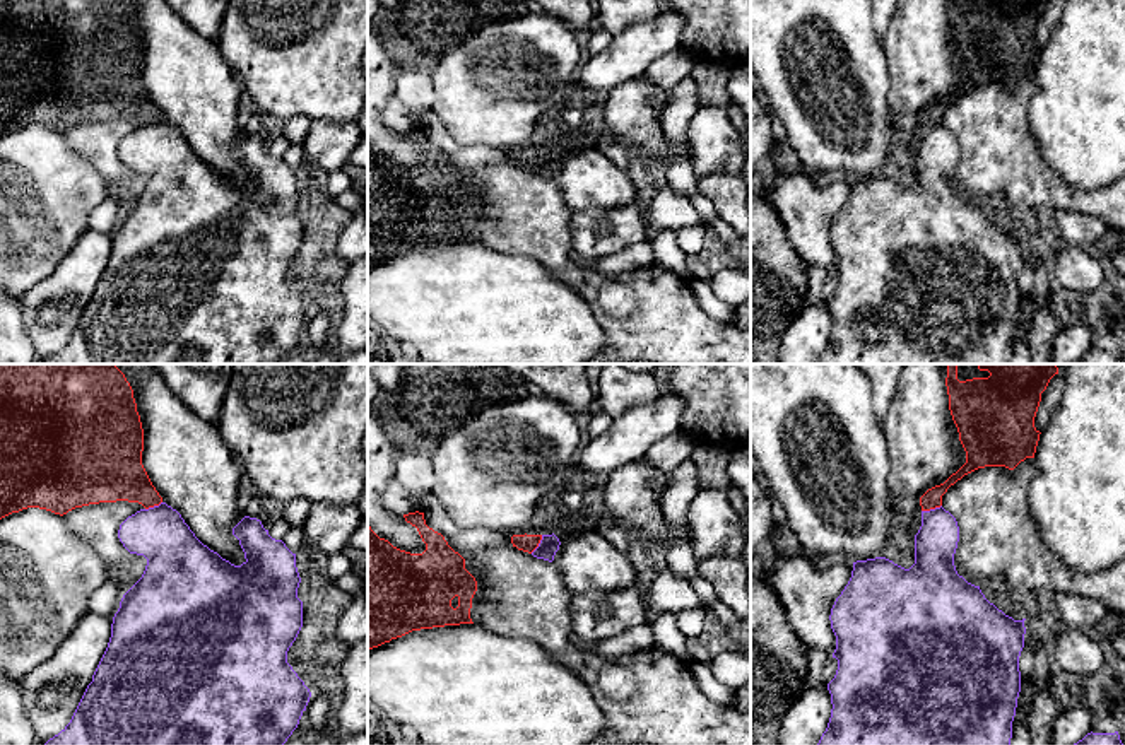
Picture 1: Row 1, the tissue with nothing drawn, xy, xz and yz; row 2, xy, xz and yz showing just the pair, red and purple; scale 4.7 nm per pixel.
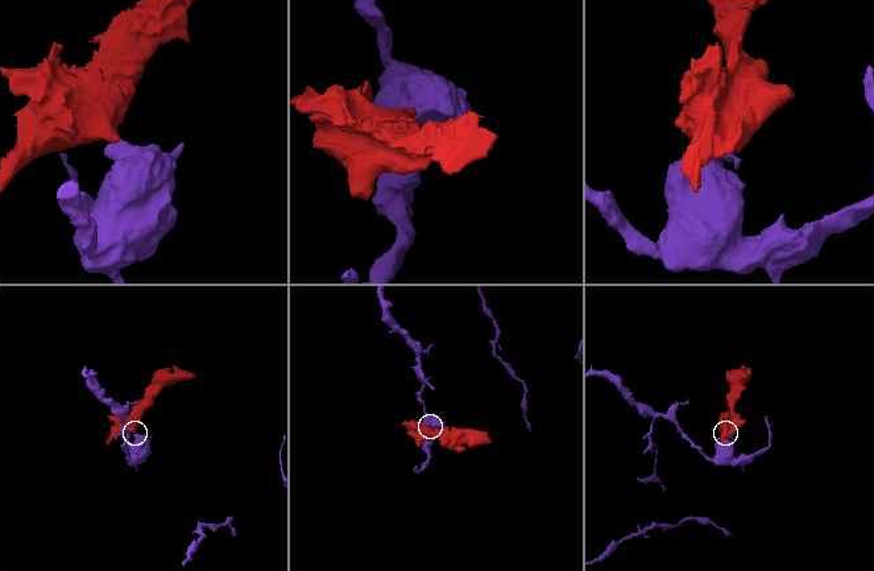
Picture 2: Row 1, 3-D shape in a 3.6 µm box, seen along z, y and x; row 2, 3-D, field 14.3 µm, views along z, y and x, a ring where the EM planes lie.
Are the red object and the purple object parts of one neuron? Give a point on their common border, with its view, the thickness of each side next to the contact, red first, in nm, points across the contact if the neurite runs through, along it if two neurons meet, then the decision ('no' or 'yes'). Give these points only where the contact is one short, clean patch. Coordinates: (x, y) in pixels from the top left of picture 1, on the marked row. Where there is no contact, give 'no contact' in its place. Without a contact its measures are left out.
meets red in yz at (930, 508); 90 nm thick on the red side, 200 nm on the other; border along yz (941, 504), (922, 511); no

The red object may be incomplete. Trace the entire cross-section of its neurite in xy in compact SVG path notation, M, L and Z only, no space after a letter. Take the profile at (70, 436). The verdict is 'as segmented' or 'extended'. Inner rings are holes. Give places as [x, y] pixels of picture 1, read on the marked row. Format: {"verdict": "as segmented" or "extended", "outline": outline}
{"verdict": "as segmented", "outline": "M0 364L0 519L27 507L63 516L99 502L159 506L142 451L133 390L115 364Z"}

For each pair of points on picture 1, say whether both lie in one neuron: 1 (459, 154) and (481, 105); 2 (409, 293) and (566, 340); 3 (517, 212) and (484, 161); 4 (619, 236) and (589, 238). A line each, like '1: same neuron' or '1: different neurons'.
1: different neurons
2: same neuron
3: same neuron
4: same neuron

